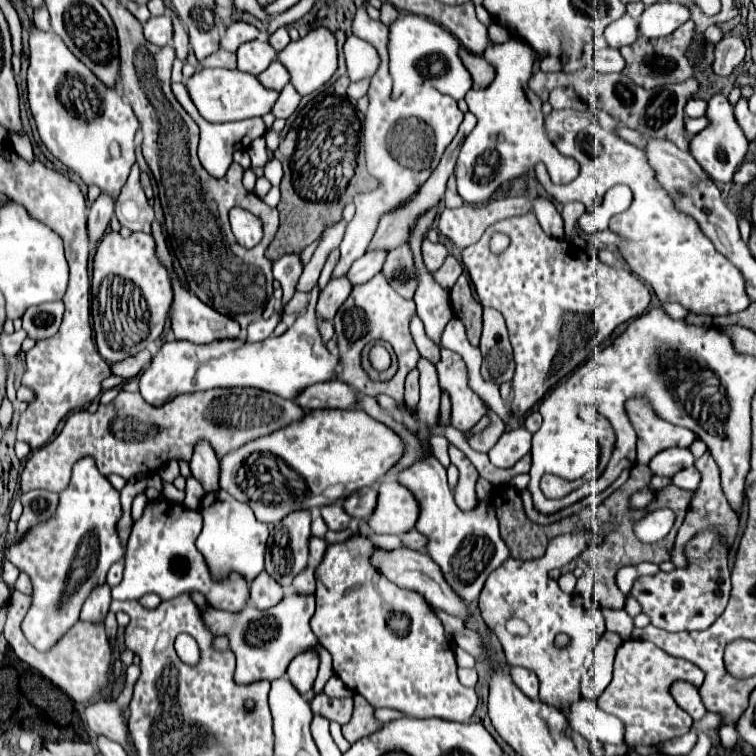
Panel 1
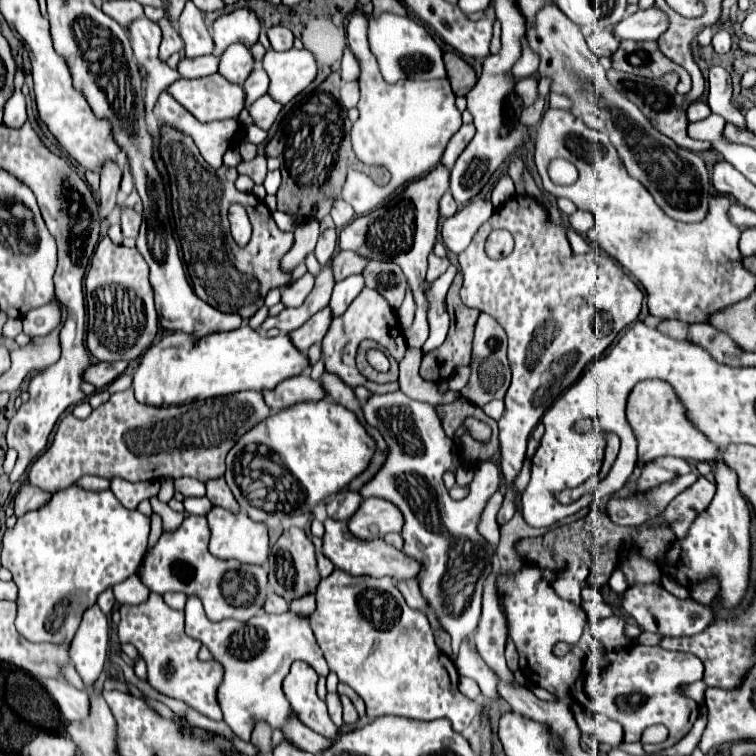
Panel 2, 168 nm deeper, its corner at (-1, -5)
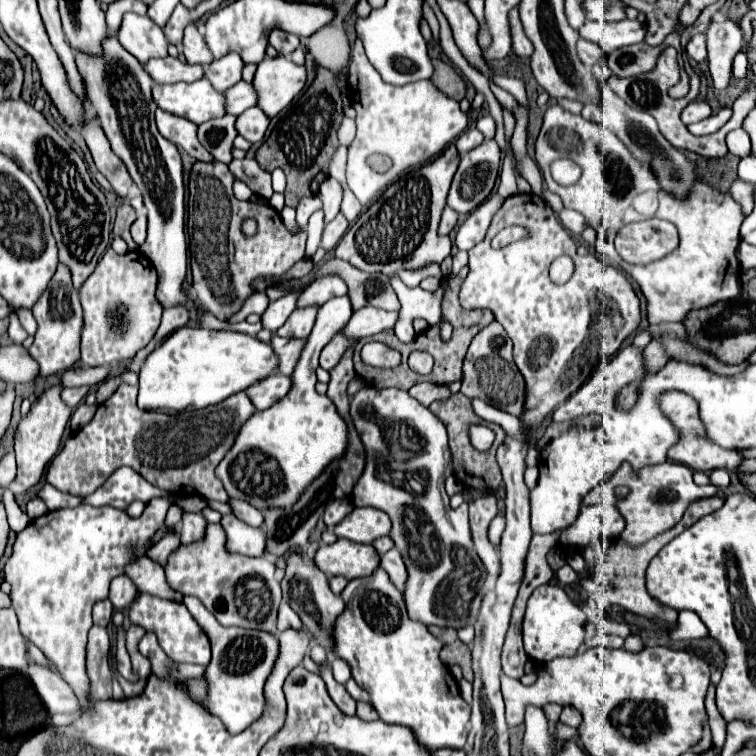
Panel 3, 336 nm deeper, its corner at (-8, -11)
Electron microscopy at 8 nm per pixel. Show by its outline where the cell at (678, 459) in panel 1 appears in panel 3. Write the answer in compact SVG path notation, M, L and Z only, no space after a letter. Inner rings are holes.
M624 462L618 470L616 476L610 482L600 484L598 488L594 488L592 496L598 496L598 500L602 502L606 496L612 496L612 504L618 506L620 514L626 520L626 530L622 532L622 540L626 540L628 544L636 546L636 544L644 544L646 540L650 540L652 536L670 530L684 514L686 506L690 502L684 500L694 500L702 494L698 494L698 486L692 480L692 470L688 470L682 464L676 462L662 462L662 464L654 464L648 468L642 468L640 472L632 472L632 468L628 466L628 462ZM616 486L628 486L628 494L622 496L620 500L614 496L614 488ZM656 498L664 500L664 502L656 502Z

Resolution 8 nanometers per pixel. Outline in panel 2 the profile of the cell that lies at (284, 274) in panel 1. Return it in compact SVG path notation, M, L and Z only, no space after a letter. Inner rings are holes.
M313 218L309 222L303 222L297 230L295 230L295 244L293 248L285 254L281 266L283 270L293 270L299 262L305 260L305 256L315 250L315 244L317 244L317 238L319 238L319 220Z

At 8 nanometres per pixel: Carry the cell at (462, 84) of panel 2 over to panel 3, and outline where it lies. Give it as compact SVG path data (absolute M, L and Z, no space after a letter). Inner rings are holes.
M438 58L432 60L432 64L436 66L436 74L432 76L432 82L438 84L442 92L446 92L448 96L452 96L458 102L466 98L466 80L456 72L456 68L450 62L444 62Z

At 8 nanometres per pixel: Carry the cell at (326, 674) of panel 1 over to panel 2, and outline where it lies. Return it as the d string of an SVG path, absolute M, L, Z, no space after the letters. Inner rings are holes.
M187 596L185 630L189 636L201 640L209 648L213 660L223 666L223 680L217 690L217 700L223 710L223 722L239 738L249 742L253 726L257 722L267 722L273 730L281 730L285 740L297 746L299 750L319 754L325 748L329 748L327 738L319 734L315 736L315 732L309 730L297 717L290 716L290 703L281 690L281 682L295 660L311 664L319 676L329 674L329 666L321 654L321 648L317 646L317 640L313 636L307 618L295 616L293 612L285 612L279 616L277 614L255 616L249 622L237 622L237 620L211 622L203 612L201 600L197 596ZM255 658L257 658L257 670L255 670Z

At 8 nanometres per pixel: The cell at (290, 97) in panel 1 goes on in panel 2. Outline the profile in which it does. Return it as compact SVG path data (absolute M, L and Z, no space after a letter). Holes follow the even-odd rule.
M269 94L261 96L257 102L253 102L253 104L247 108L247 112L249 112L249 116L253 118L255 126L259 126L259 128L263 128L263 130L269 130L269 128L271 128L271 124L275 122L279 110L281 110L281 104L277 104Z

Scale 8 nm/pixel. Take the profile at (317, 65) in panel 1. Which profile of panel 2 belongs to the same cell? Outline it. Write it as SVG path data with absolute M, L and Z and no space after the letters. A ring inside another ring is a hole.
M291 48L285 52L267 50L261 64L271 80L267 92L279 104L287 104L317 76L317 62L305 48Z

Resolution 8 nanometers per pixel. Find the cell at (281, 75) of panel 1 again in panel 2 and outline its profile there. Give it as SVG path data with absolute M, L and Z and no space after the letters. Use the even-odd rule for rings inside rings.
M255 66L253 72L249 74L249 78L243 82L241 86L245 90L245 106L253 104L257 98L261 98L263 94L267 94L269 88L269 76L265 74L265 70L261 66Z

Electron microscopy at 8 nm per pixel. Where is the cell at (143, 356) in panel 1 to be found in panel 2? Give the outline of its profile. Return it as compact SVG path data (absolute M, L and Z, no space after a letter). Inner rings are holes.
M93 362L83 374L83 380L93 384L97 390L101 390L109 382L113 382L119 374L123 374L125 368L127 368L125 362Z

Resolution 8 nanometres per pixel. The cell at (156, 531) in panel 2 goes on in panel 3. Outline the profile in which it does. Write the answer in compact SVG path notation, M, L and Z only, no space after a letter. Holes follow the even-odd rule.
M148 556L140 558L140 562L132 564L132 568L128 568L126 576L132 578L132 582L138 586L140 592L148 592L158 598L182 602L182 594L176 594L168 586L166 576L164 576L164 568L158 566L158 562L152 562Z

